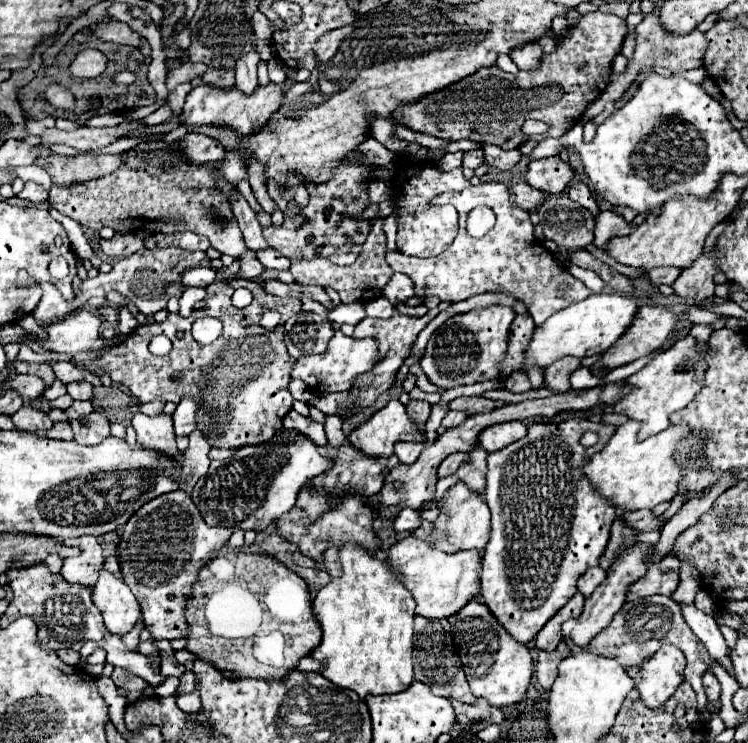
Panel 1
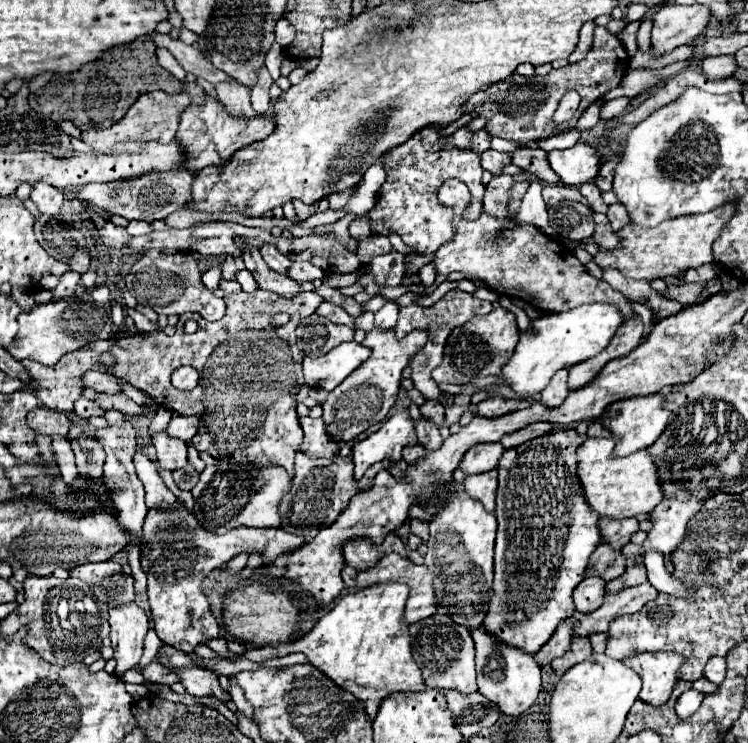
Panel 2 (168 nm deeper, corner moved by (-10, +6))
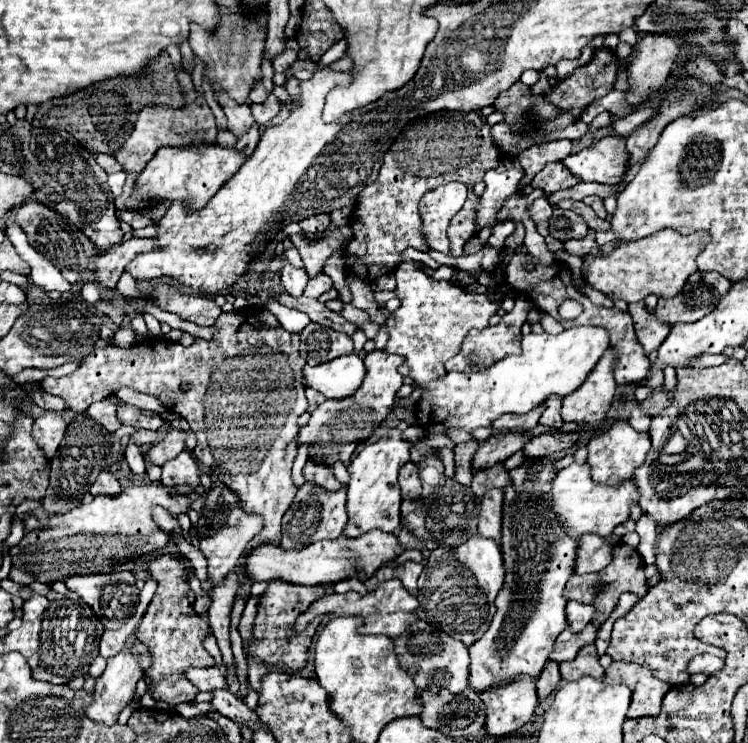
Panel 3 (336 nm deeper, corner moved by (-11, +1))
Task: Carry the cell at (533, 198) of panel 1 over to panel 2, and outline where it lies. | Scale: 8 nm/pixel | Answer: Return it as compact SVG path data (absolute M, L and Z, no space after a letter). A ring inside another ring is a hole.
M548 184L548 186L544 186L542 196L544 196L544 202L546 202L548 206L554 206L554 204L558 204L558 202L562 202L562 200L576 200L576 202L588 204L586 198L582 198L582 194L578 192L578 188L574 188L574 186Z

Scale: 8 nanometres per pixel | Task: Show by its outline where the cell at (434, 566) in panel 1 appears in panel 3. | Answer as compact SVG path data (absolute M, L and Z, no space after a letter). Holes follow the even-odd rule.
M389 579L389 581L383 581L377 585L377 589L373 591L367 591L365 595L359 595L355 591L349 591L345 595L337 595L337 593L331 593L331 595L325 595L325 597L319 597L315 603L311 603L309 611L303 613L297 623L295 623L295 631L303 631L311 621L313 621L313 615L319 615L319 613L337 613L337 615L361 615L365 619L365 625L361 627L359 633L383 633L383 635L389 635L389 637L399 637L405 629L409 629L413 623L419 621L419 617L415 615L419 607L419 601L413 593L409 593L399 579Z

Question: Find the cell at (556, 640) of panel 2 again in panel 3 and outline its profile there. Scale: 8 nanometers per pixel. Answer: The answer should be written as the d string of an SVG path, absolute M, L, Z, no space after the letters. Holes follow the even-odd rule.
M549 661L545 665L545 669L541 671L539 679L537 679L537 695L539 699L545 699L561 681L561 675L559 675L559 665L555 661Z

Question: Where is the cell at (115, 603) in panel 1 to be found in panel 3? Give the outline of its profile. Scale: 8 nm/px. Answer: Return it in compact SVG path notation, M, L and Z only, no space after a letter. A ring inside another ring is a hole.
M125 643L123 649L107 659L105 673L97 679L95 703L87 709L87 715L95 721L115 723L121 709L133 699L135 683L143 677L139 665L141 655L133 653L133 643Z

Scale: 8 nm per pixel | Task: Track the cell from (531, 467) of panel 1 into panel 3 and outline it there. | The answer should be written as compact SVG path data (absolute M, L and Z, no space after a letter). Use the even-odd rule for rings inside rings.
M527 459L523 465L509 471L509 483L505 485L503 493L503 537L501 537L501 553L503 553L503 565L505 565L505 583L495 599L497 613L485 631L485 635L475 641L469 647L471 665L469 665L469 687L473 691L485 691L493 685L503 685L517 675L531 675L537 677L539 671L543 671L551 651L553 643L559 637L563 629L569 627L567 615L565 615L565 583L571 575L575 575L575 563L577 563L577 549L579 549L579 537L571 537L559 519L551 515L551 485L557 475L557 459Z

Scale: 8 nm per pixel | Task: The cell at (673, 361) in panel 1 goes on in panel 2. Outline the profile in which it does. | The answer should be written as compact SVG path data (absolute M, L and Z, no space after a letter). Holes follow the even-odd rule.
M650 394L650 396L638 396L638 398L628 398L628 400L620 400L614 402L604 414L602 414L602 426L610 430L610 434L616 440L616 448L614 448L614 456L626 456L626 454L634 454L642 448L648 448L668 426L670 420L670 412L664 410L664 398L658 394Z

